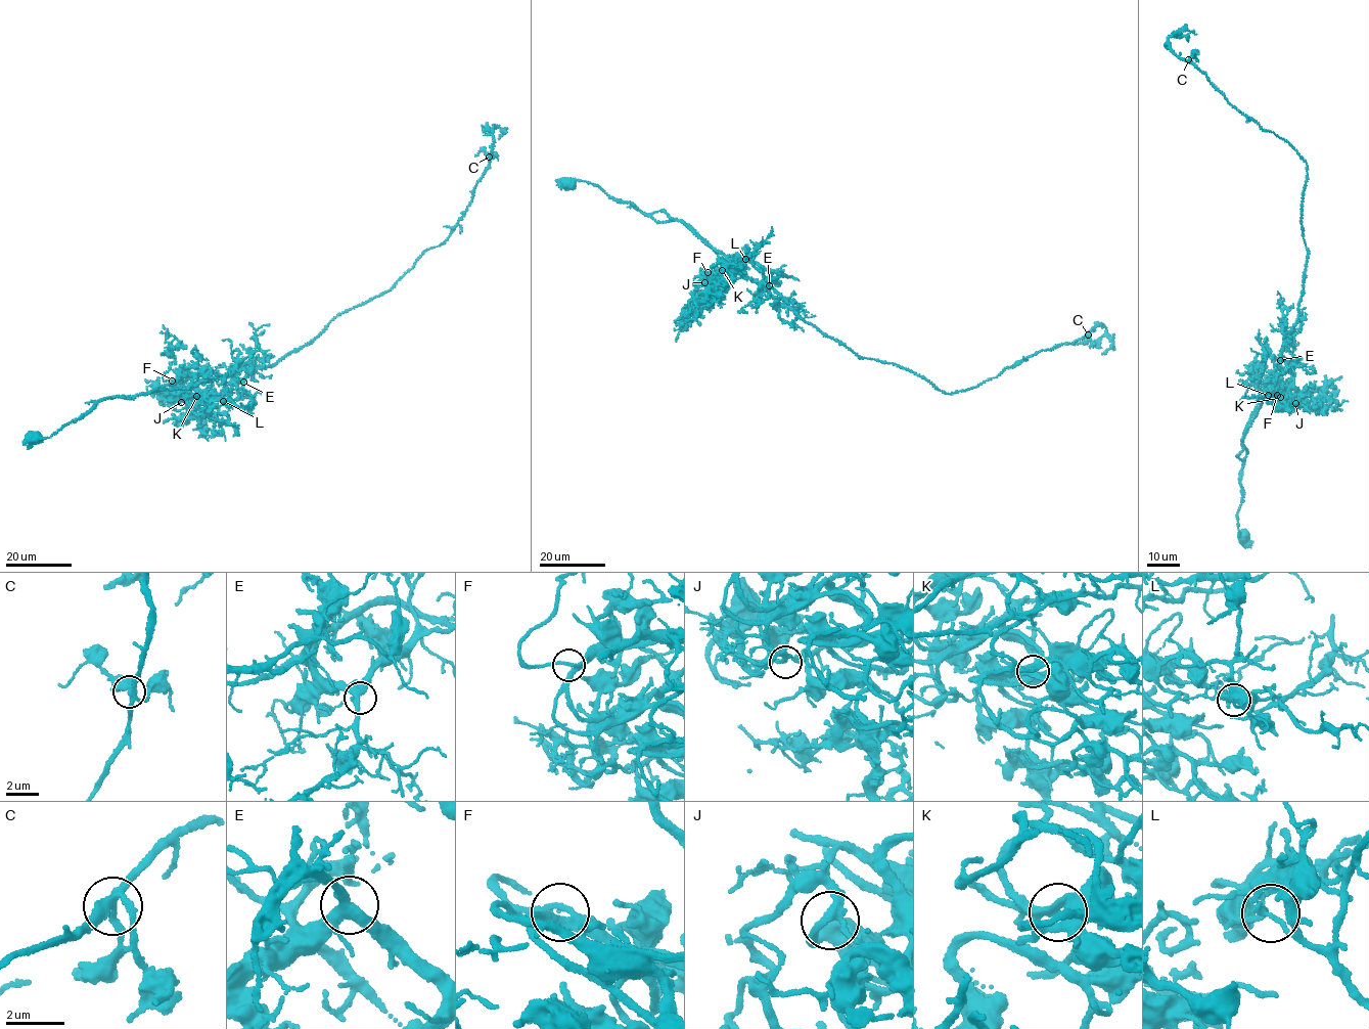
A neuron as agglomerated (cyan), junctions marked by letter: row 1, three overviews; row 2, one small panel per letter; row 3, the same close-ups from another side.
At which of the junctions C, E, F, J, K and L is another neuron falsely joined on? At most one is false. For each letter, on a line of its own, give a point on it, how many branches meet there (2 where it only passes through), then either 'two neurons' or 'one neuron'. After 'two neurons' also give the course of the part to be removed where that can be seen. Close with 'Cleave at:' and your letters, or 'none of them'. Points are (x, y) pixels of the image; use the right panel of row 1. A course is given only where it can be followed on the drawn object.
C: at (1188, 59); 4 branches meet; one neuron
E: at (1280, 360); 3 branches meet; one neuron
F: at (1277, 395); 3 branches meet; one neuron
J: at (1295, 403); 3 branches meet; one neuron
K: at (1280, 397); 3 branches meet; one neuron
L: at (1268, 395); 2 branches meet; two neurons; foreign part runs (1268, 395), (1302, 295), (1307, 166), (1285, 140), (1245, 117), (1170, 49), (1168, 38), (1177, 32), (1196, 35)
Cleave at: L

